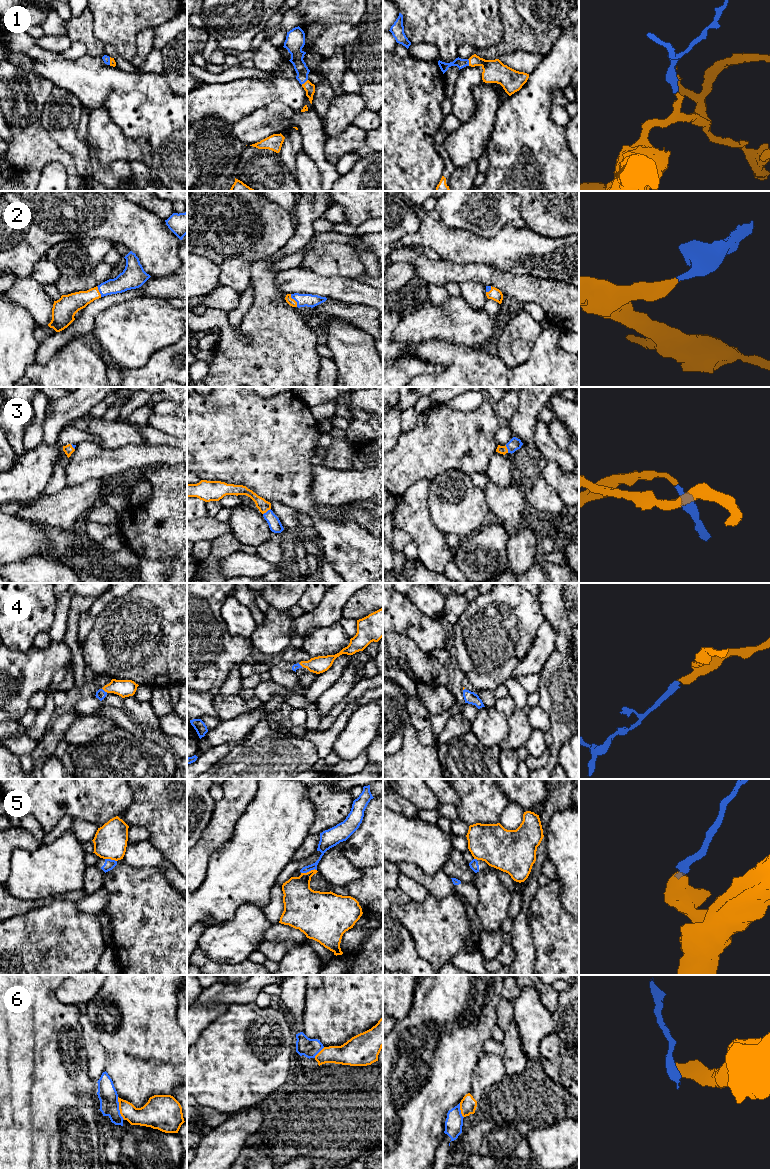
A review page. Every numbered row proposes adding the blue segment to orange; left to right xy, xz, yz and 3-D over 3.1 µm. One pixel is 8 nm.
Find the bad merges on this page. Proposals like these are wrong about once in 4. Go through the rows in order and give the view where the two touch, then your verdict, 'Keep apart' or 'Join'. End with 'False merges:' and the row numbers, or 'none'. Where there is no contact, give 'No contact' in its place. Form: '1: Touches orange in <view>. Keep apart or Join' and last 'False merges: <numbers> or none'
1: Touches orange in yz. Join
2: Touches orange in xz. Join
3: Touches orange in xz. Join
4: Touches orange in xy. Join
5: Touches orange in xz. Keep apart
6: Touches orange in xy. Keep apart
False merges: 5, 6

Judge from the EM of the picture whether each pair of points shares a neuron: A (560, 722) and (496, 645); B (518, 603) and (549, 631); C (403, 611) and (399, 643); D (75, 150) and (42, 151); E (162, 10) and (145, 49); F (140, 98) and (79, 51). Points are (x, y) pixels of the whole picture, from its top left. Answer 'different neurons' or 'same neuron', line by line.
A: different neurons
B: different neurons
C: different neurons
D: different neurons
E: different neurons
F: different neurons

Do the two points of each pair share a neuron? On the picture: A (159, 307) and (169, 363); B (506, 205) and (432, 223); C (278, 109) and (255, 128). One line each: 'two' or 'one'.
A: two
B: two
C: one

